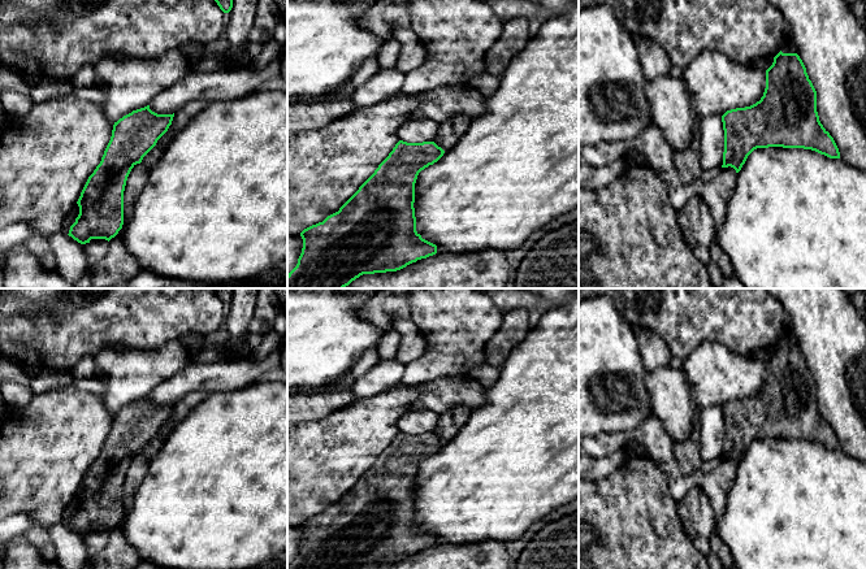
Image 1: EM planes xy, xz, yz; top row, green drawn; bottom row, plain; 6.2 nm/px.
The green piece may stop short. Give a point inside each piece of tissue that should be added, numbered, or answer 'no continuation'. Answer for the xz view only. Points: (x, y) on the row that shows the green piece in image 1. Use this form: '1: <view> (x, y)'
no continuation

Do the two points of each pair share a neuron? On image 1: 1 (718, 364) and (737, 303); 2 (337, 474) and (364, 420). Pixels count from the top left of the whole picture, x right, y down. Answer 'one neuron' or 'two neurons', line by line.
1: two neurons
2: one neuron

